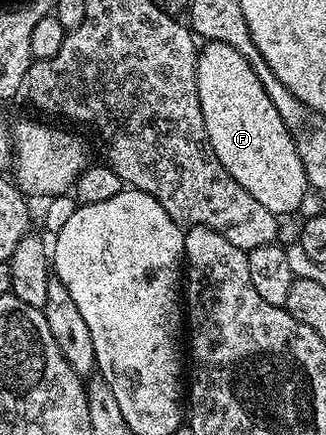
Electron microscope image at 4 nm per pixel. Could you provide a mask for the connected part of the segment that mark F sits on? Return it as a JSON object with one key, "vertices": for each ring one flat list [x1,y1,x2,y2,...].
{"vertices":[[208,41,199,49,197,59,197,95,201,99,201,111,205,119,205,131,217,159,221,159,221,167,257,199,266,209,276,215,291,215,309,193,305,167,301,167,301,155,293,147,293,139,289,131,285,131,285,123,281,123,281,115,277,115,277,107,273,107,269,95,265,95,265,87,261,87,261,79,257,79,257,71,241,55,241,51,233,51,229,43]]}

